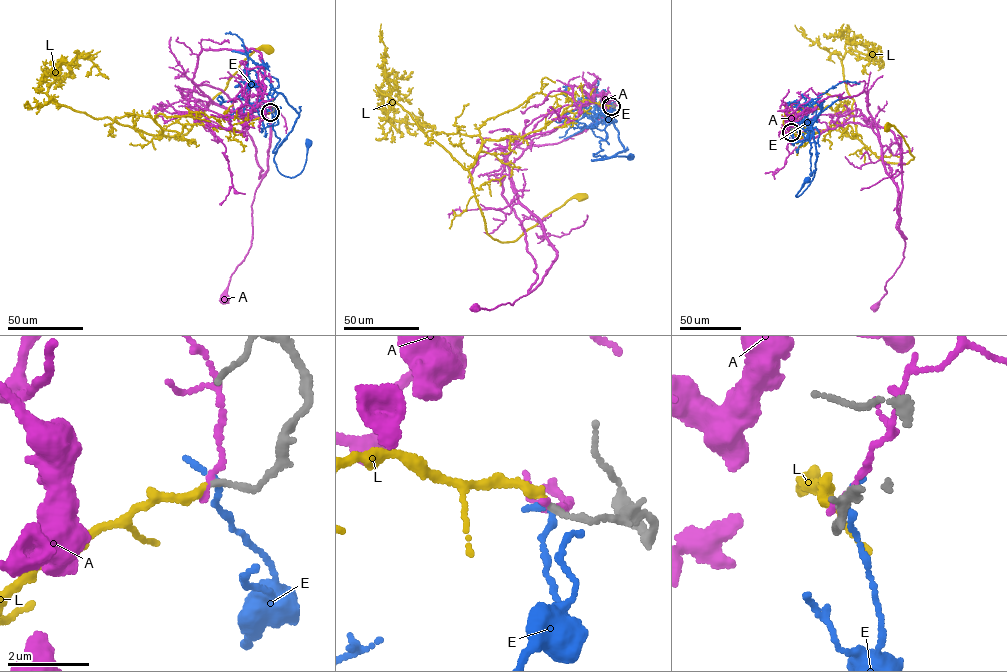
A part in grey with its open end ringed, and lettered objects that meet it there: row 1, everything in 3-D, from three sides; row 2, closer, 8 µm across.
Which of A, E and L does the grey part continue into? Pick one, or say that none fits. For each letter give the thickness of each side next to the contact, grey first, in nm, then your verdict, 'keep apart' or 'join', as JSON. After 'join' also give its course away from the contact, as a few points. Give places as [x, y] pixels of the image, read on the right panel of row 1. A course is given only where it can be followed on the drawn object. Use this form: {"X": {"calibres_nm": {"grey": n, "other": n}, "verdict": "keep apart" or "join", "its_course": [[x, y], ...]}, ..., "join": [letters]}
{"A": {"calibres_nm": {"grey": 160, "other": 150}, "verdict": "keep apart"}, "E": {"calibres_nm": {"grey": 170, "other": 160}, "verdict": "keep apart"}, "L": {"calibres_nm": {"grey": 140, "other": 200}, "verdict": "join", "its_course": [[792, 131], [790, 126], [817, 132], [837, 124], [881, 159], [906, 163], [913, 159], [898, 130], [886, 128]]}, "join": ["L"]}

